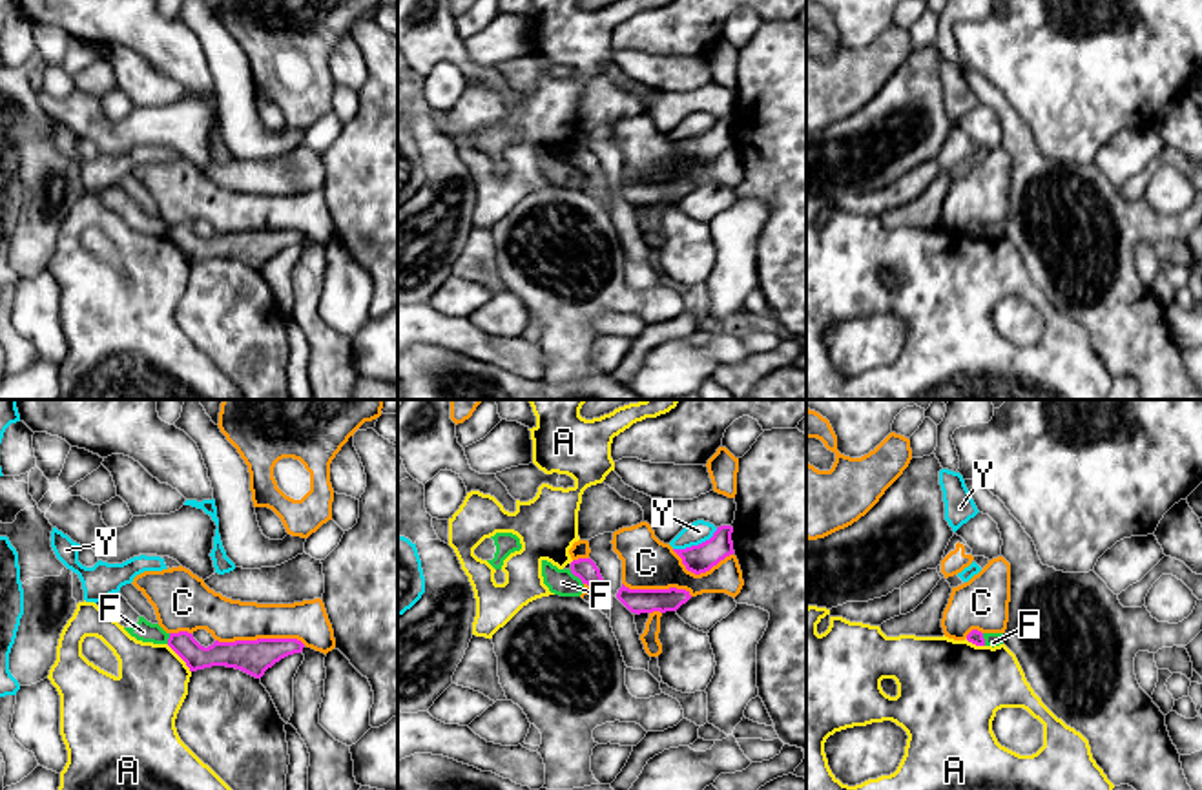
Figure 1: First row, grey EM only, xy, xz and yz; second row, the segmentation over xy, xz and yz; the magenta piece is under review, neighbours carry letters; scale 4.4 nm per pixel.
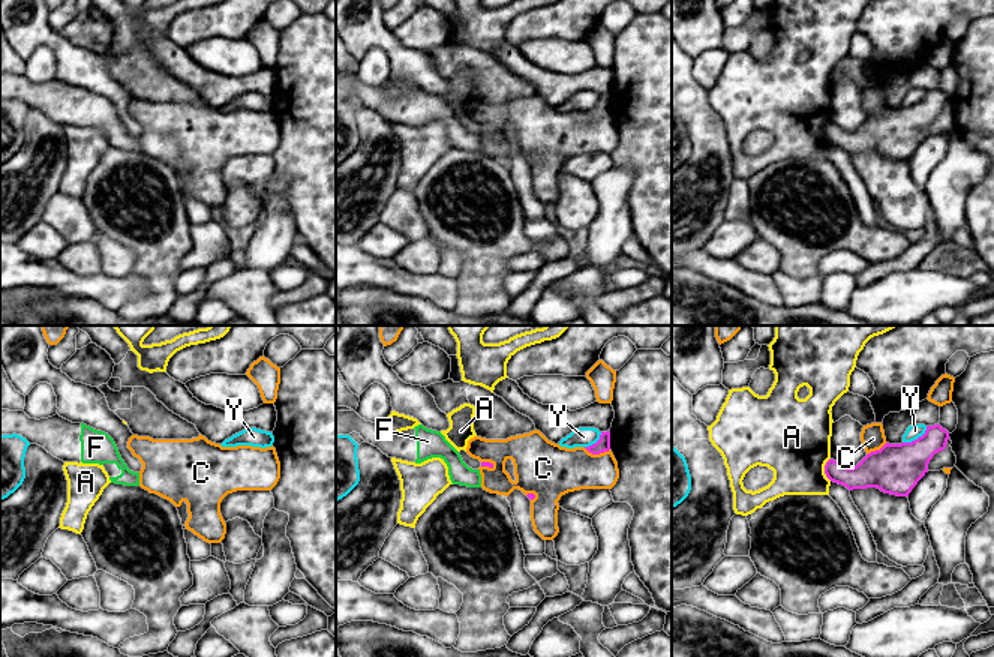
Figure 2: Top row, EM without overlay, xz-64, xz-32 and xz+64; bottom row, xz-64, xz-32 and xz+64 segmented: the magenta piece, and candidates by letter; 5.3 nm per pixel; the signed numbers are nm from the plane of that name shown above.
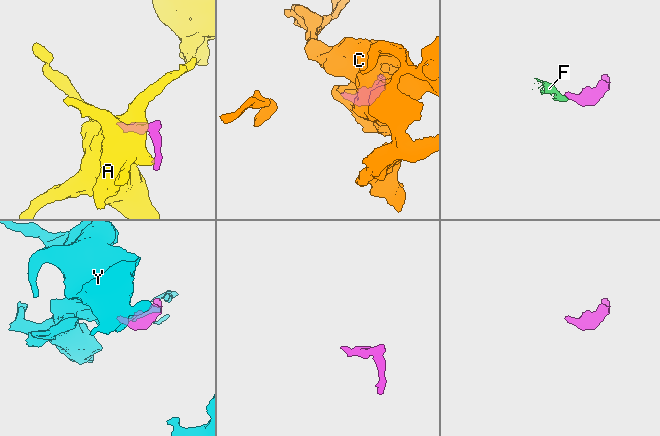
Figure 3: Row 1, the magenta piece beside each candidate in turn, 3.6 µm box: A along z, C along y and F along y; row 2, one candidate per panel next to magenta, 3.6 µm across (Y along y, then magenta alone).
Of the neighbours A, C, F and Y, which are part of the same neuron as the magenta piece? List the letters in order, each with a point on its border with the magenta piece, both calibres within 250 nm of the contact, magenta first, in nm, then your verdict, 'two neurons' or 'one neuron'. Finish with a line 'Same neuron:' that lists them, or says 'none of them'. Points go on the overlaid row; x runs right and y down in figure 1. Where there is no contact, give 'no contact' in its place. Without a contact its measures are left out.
A: contact xy (181, 657); calibres 120 and 320 nm; two neurons
C: contact xy (261, 639); calibres 160 and 190 nm; two neurons
F: contact xz (577, 575); calibres 100 and 120 nm; two neurons
Y: contact xz (695, 546); calibres 130 and 100 nm; two neurons
Same neuron: none of them

